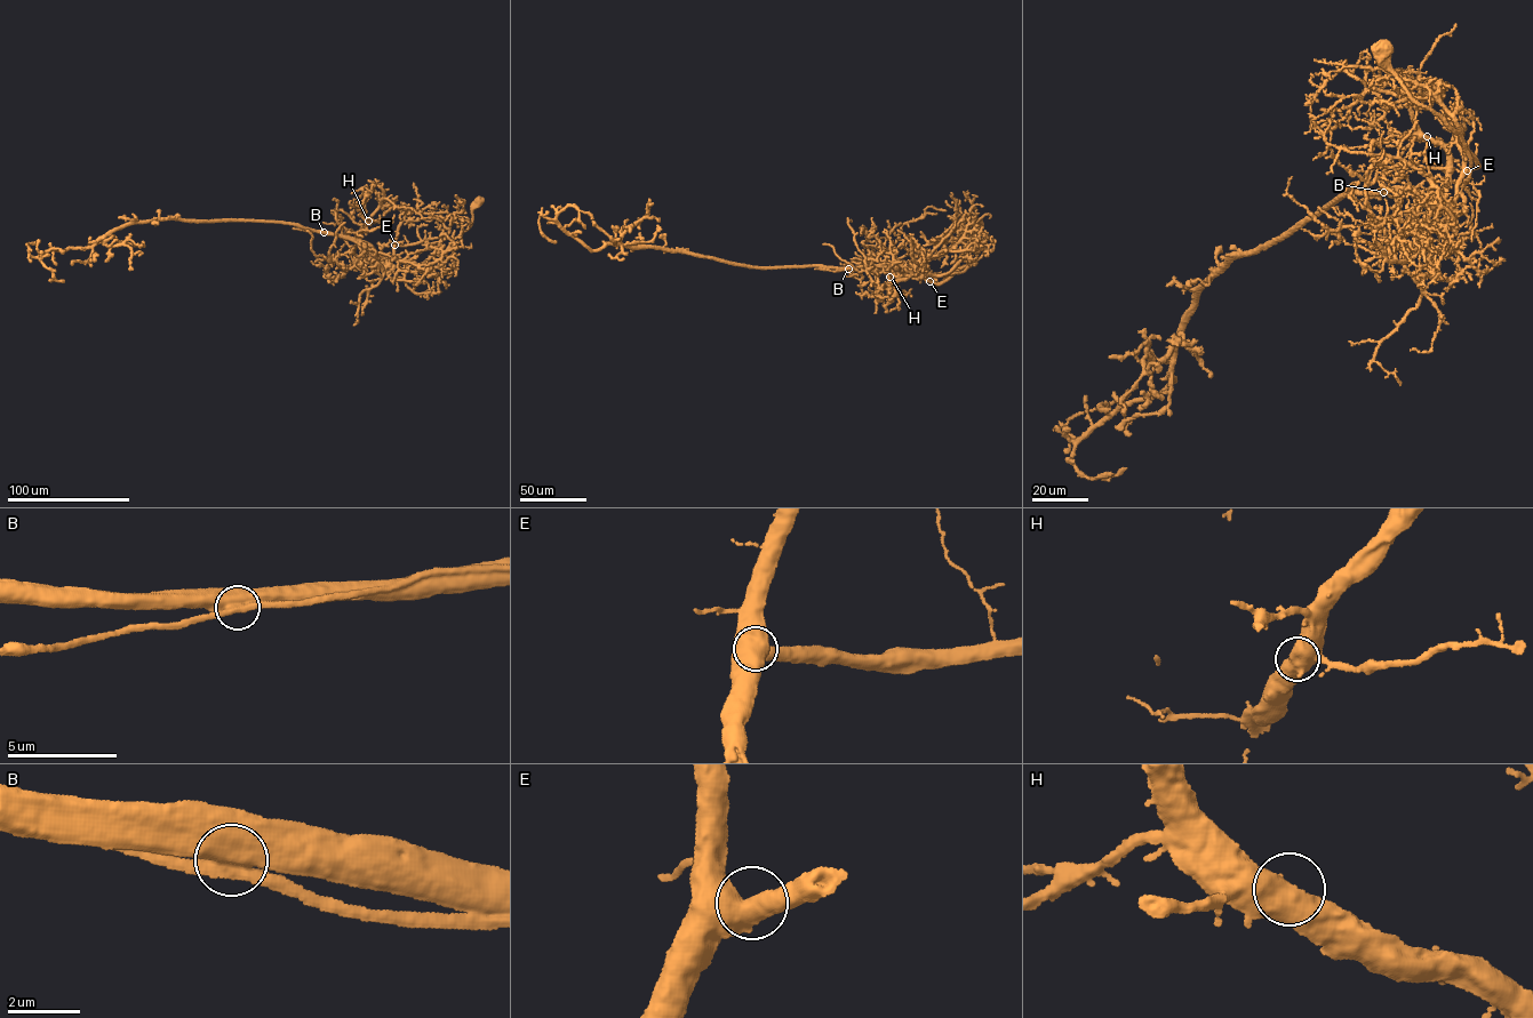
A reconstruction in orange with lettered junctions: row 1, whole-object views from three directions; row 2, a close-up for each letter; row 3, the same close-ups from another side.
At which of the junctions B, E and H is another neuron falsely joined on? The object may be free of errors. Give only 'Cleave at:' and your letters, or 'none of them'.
Cleave at: B

